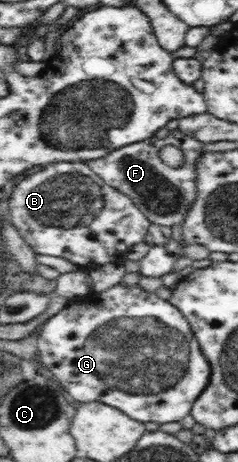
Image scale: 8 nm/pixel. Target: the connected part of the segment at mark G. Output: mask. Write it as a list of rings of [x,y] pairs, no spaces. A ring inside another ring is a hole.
[[[120,284],[101,293],[90,291],[82,298],[71,300],[42,325],[37,354],[43,371],[61,383],[71,402],[102,402],[141,423],[180,423],[191,414],[194,401],[210,382],[210,365],[184,315],[176,305],[154,292],[148,293],[138,284]]]

